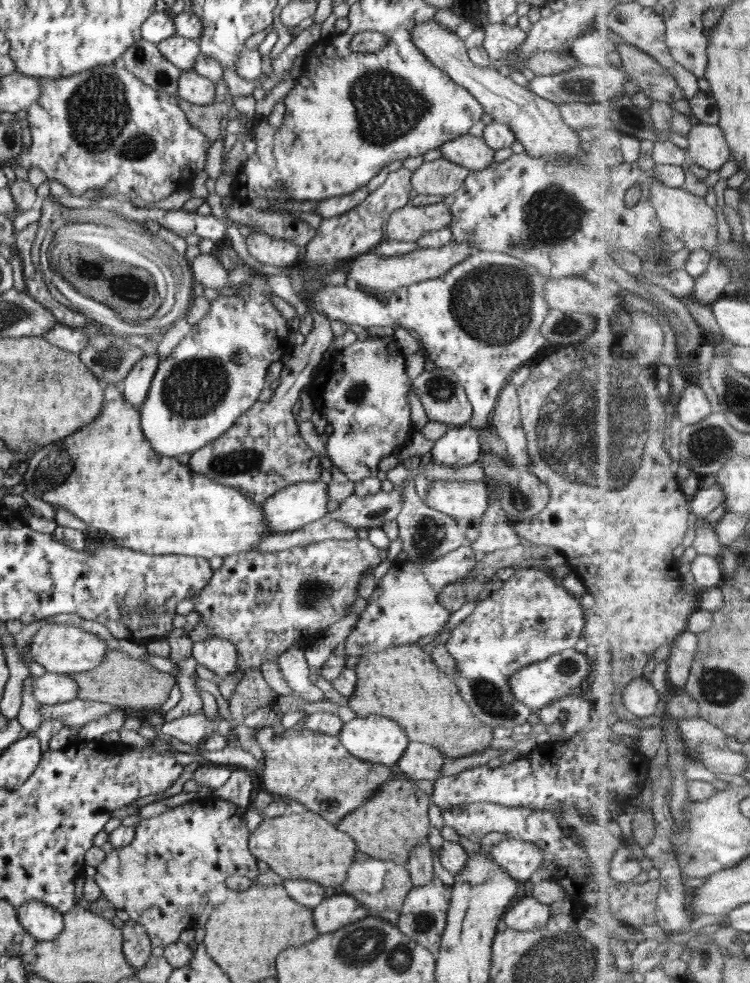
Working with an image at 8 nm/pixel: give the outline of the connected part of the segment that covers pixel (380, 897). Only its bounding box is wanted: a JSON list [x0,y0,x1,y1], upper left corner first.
[341,851,413,915]

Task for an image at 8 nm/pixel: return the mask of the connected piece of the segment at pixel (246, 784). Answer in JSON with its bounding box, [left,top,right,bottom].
[212,768,252,811]

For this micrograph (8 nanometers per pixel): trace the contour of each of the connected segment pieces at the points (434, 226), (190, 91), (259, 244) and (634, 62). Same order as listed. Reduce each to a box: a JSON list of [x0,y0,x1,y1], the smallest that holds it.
[[385,201,452,242],[177,69,215,105],[246,232,300,268],[618,38,689,103]]

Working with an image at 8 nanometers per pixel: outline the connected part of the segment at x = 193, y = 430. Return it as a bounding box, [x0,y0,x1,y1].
[139,271,296,459]

